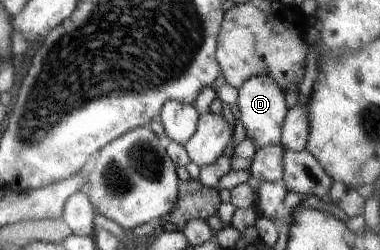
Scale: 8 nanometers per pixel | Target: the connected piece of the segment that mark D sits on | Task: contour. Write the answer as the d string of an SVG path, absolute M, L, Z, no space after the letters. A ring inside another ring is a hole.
M266 75L251 77L238 90L236 104L240 115L238 115L237 120L240 120L242 127L246 129L246 138L254 142L257 150L281 143L282 126L288 111L284 94L279 85Z

